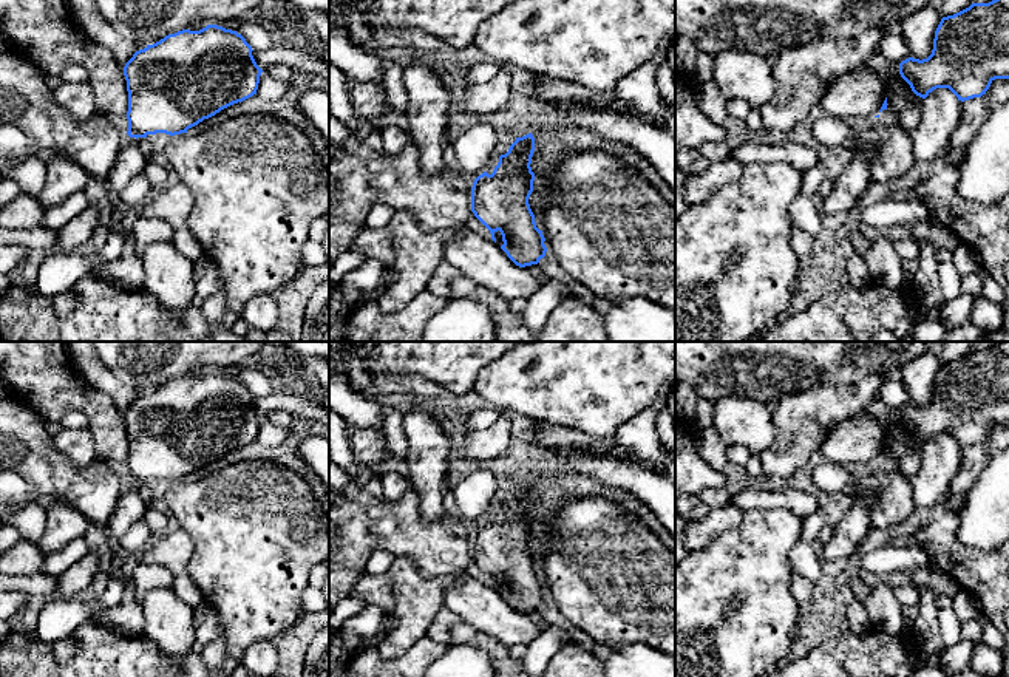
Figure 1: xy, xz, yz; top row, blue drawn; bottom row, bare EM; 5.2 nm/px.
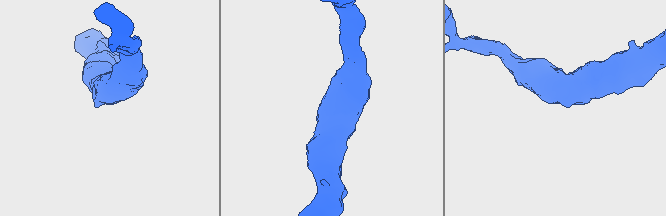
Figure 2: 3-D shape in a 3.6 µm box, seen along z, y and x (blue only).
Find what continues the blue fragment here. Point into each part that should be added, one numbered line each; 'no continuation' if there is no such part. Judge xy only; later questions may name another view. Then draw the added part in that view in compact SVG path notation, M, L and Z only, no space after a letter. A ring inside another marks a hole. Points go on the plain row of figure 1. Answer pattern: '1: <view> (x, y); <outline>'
1: xy (130, 507); M127 484L121 492L116 510L107 524L108 544L119 543L121 538L145 516L148 504L141 498L136 484Z

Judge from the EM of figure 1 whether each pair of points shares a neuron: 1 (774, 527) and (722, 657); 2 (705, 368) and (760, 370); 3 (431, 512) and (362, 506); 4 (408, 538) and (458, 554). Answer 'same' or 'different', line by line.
1: same
2: same
3: different
4: same

